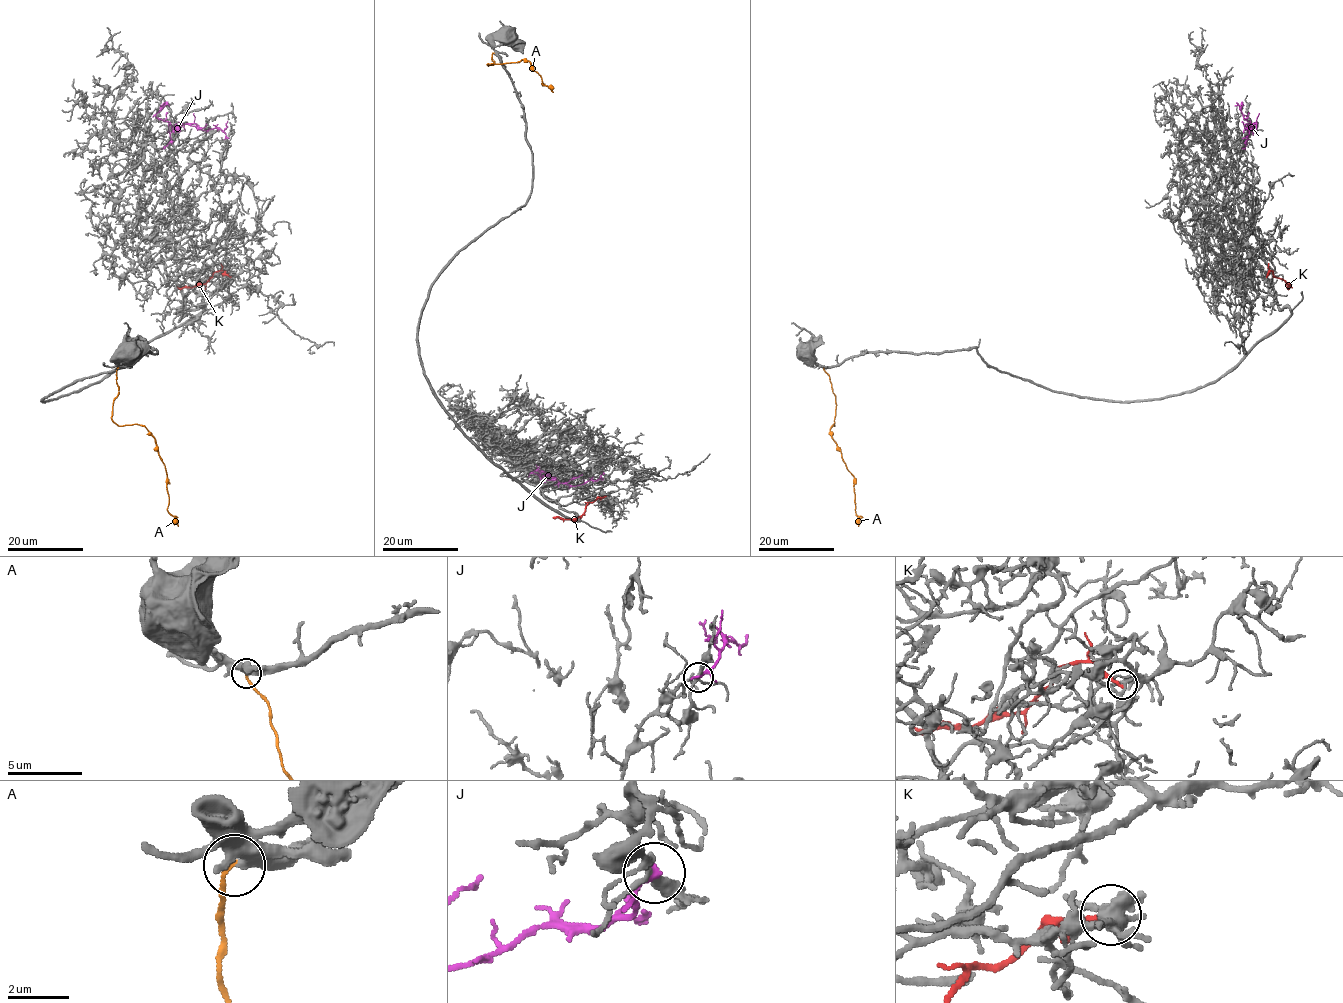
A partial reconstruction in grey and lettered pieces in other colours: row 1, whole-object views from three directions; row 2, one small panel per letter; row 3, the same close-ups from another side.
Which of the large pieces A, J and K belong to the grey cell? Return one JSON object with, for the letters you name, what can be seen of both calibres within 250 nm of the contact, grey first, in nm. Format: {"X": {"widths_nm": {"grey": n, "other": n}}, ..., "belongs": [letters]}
{"belongs": []}

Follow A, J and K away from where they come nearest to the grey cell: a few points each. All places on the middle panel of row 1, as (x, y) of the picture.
A: (493, 53), (491, 59), (494, 62), (488, 65), (523, 60), (540, 76), (542, 84), (554, 87)
J: (603, 473), (600, 479), (572, 485), (555, 479), (543, 480), (531, 472), (544, 472)
K: (606, 496), (586, 505), (585, 511), (576, 518), (553, 517)

